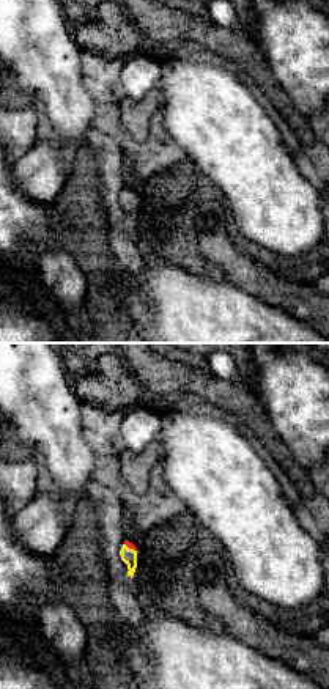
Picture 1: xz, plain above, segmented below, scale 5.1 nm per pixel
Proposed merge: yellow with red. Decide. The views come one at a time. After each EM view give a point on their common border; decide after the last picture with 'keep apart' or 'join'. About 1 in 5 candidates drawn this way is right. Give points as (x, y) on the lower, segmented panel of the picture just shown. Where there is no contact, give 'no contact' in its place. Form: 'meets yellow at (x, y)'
meets yellow at (128, 548)

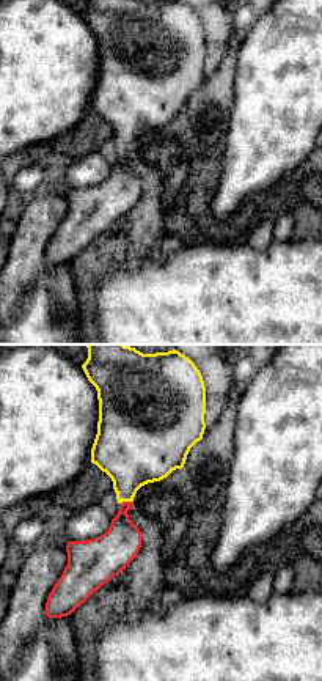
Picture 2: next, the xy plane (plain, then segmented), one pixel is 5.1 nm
meets yellow at (126, 500)

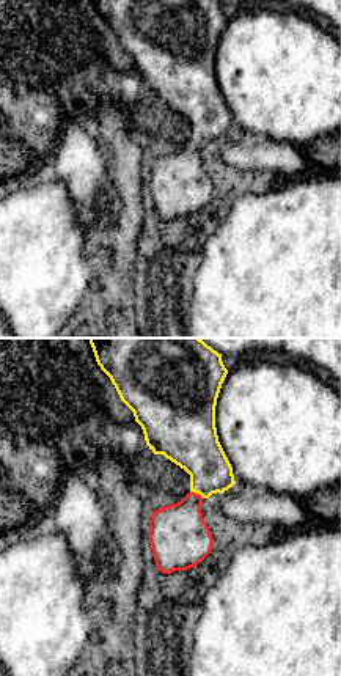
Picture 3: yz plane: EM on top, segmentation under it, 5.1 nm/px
meets yellow at (197, 492)

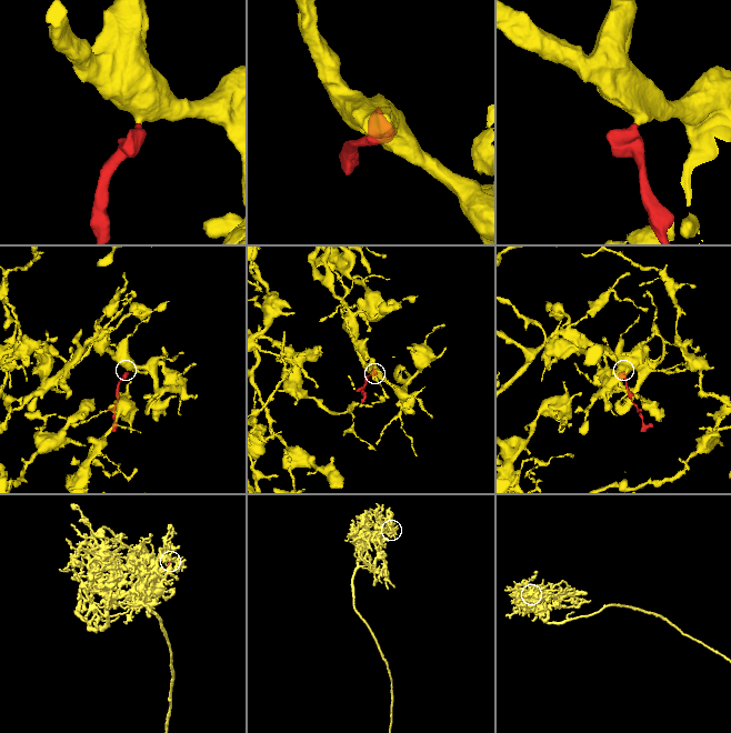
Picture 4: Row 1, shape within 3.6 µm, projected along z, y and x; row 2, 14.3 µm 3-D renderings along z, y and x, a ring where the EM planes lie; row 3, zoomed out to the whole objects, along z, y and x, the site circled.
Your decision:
join

